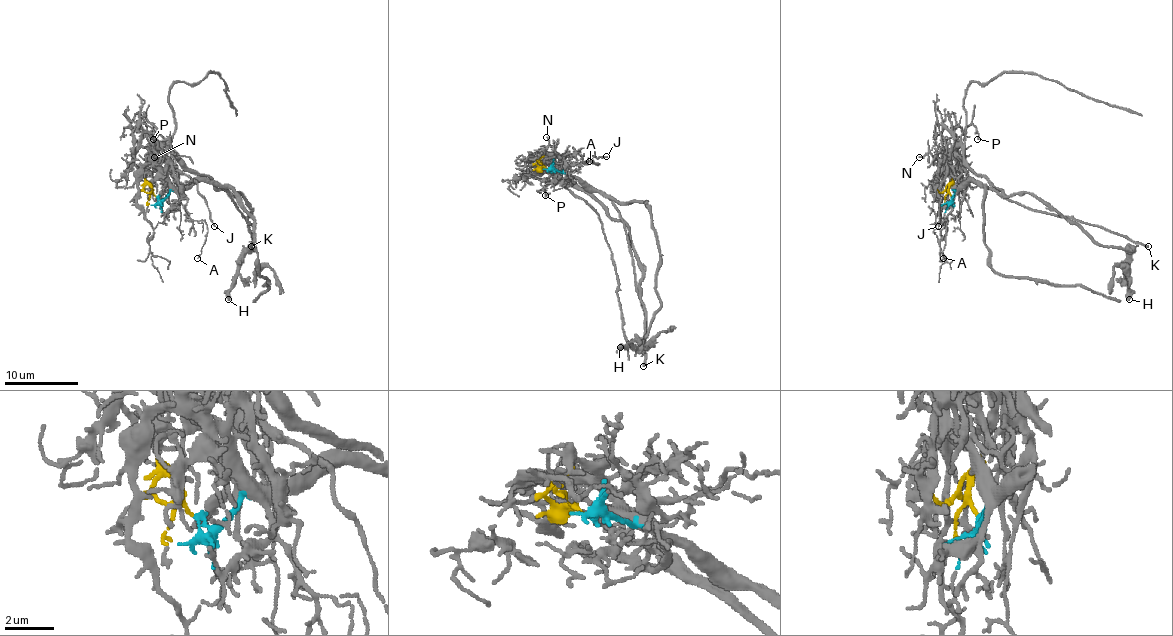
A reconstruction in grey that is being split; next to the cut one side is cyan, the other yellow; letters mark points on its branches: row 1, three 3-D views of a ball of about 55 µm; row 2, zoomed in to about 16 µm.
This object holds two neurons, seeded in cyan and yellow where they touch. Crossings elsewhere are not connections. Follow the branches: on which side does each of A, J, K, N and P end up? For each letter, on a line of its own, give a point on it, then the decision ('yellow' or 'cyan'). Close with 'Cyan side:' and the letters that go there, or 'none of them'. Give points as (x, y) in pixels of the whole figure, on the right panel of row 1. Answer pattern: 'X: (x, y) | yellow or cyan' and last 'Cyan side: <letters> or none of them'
A: (943, 258) | cyan
J: (938, 226) | cyan
K: (1148, 246) | cyan
N: (919, 157) | cyan
P: (977, 139) | yellow
Cyan side: A, J, K, N

